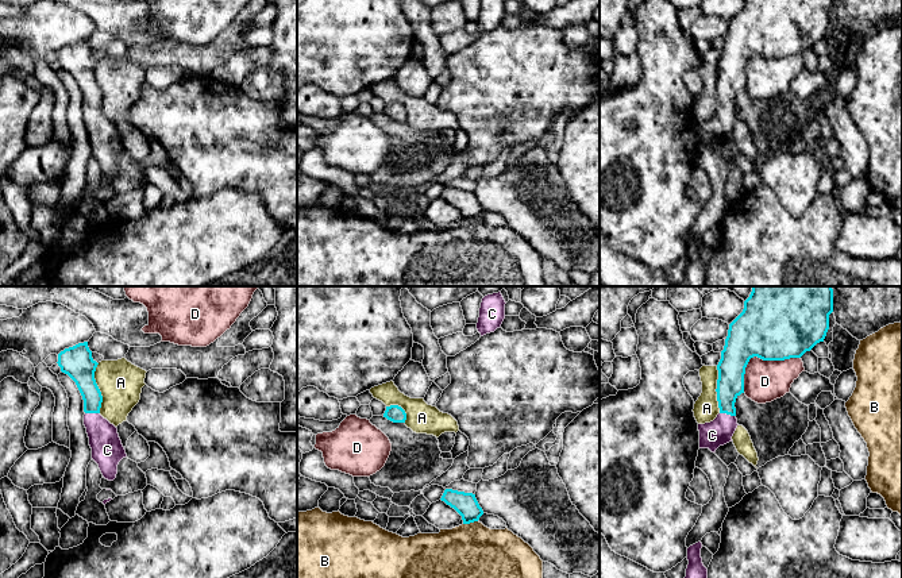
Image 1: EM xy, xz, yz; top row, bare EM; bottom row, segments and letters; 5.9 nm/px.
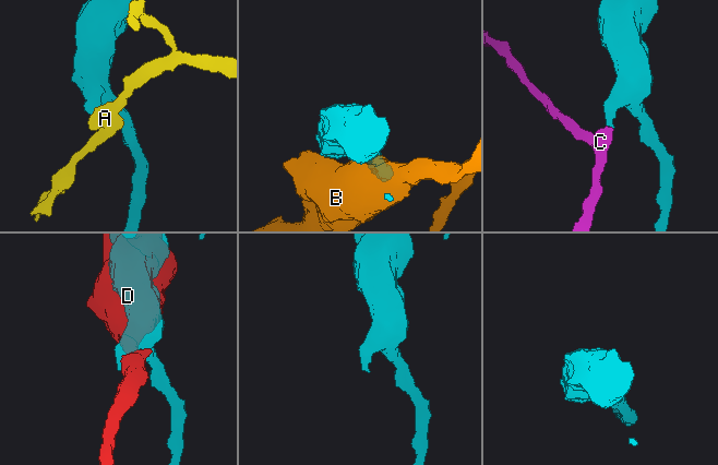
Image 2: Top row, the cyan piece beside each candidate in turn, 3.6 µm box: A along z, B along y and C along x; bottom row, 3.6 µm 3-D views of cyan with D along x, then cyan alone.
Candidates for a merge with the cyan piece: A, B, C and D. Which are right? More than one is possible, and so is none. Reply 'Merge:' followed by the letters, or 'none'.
Merge: C

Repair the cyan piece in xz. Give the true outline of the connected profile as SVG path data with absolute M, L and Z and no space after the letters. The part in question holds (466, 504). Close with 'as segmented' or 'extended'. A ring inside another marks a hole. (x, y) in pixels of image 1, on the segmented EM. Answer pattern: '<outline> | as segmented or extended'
M446 489L440 500L462 516L463 524L478 521L483 515L483 510L473 493Z | as segmented

